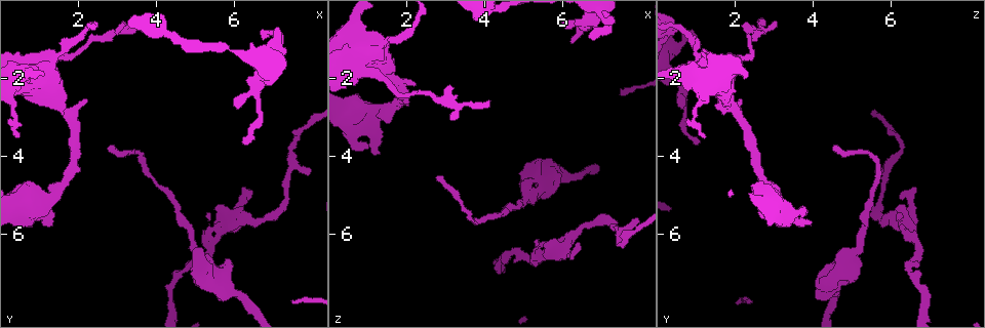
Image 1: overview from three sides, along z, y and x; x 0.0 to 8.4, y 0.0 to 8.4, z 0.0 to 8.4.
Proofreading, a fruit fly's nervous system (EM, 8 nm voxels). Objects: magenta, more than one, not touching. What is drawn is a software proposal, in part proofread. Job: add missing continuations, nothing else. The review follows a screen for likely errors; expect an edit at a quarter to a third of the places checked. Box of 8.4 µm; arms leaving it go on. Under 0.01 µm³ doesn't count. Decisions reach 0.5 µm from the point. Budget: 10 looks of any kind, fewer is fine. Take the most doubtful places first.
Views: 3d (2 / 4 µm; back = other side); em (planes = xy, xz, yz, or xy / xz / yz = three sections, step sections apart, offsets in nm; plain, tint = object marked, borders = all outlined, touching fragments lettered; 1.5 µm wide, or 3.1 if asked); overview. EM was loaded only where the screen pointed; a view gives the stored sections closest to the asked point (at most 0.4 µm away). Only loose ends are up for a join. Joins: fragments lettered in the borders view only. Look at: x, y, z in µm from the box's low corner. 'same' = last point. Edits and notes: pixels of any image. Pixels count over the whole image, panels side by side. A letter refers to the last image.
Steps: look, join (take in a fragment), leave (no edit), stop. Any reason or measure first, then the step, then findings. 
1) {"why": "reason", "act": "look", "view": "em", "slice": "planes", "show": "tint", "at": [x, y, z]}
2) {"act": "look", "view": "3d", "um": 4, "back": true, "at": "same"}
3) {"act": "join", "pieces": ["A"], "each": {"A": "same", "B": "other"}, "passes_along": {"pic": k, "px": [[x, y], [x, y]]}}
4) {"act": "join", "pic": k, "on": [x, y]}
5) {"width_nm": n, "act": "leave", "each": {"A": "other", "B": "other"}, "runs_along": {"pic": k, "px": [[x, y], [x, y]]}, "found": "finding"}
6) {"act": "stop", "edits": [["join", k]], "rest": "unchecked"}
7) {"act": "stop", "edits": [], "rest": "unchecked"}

{"act": "look", "view": "3d", "um": 2, "at": [5.55, 5.30, 6.20]}

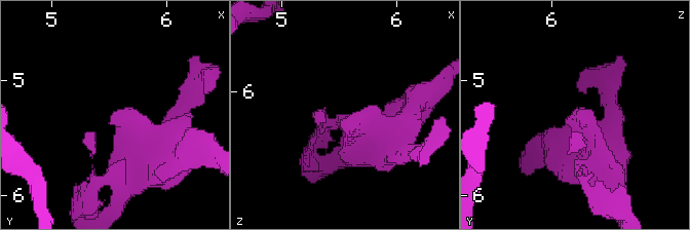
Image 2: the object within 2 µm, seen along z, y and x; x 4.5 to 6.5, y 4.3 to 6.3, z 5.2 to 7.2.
{"act": "look", "view": "em", "slice": "xy", "step": 8, "show": "borders", "at": [5.54, 5.30, 6.22]}

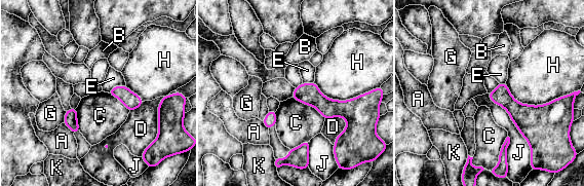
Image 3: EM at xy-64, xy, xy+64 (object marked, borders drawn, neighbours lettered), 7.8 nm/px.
{"width_nm": 90, "longest_contact_nm": ["J", 550], "act": "leave", "each": {"A": "other", "B": "other", "C": "other", "D": "other", "E": "other", "G": "other", "H": "other", "J": "other", "K": "other"}, "found": "no lettered fragment goes on from it"}

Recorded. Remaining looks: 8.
{"why": "an open end", "act": "look", "view": "3d", "um": 4, "back": true, "at": [6.70, 0.95, 1.05]}

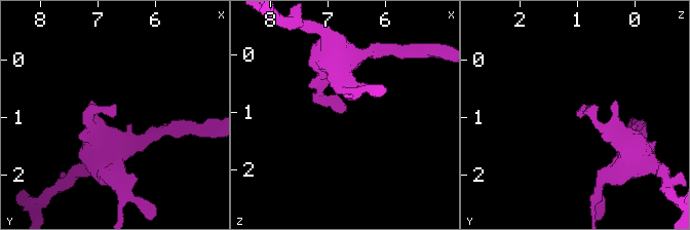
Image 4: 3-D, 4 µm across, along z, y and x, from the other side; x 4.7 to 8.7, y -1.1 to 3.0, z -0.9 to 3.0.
{"act": "look", "view": "em", "slice": "xy", "step": 4, "show": "tint", "at": [6.70, 0.95, 1.05]}

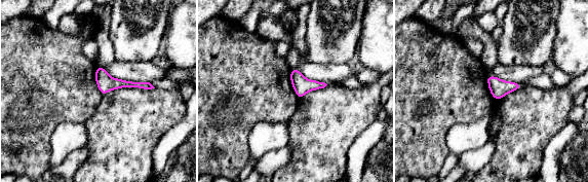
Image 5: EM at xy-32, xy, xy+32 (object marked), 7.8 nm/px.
{"act": "look", "view": "em", "slice": "planes", "show": "borders", "at": "same"}

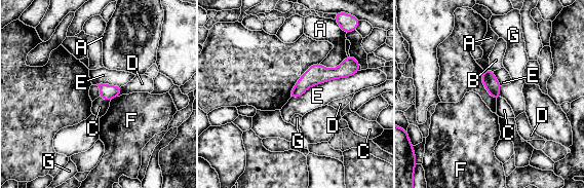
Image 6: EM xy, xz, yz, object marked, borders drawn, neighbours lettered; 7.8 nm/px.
{"longest_contact_nm": ["E", 550], "act": "leave", "each": {"A": "other", "B": "other", "C": "other", "D": "other", "E": "other", "F": "other", "G": "other"}, "border": {"pic": 6, "px": [[96, 84], [100, 96]]}, "found": "no lettered fragment goes on from it"}

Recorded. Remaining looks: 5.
{"why": "free end", "act": "look", "view": "em", "slice": "planes", "show": "borders", "at": [7.85, 4.45, 5.65]}

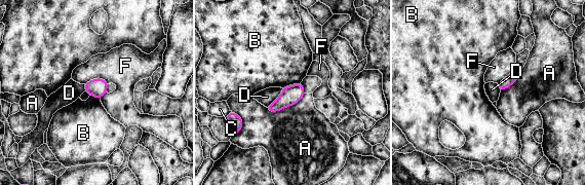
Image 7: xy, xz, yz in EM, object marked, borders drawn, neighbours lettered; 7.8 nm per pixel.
{"act": "leave", "each": {"A": "other", "B": "other", "C": "other", "D": "other", "F": "other"}, "found": "no lettered fragment goes on from it"}

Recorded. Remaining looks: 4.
{"why": "end of a long branch", "act": "look", "view": "em", "slice": "planes", "show": "plain", "at": [2.80, 3.80, 4.50]}

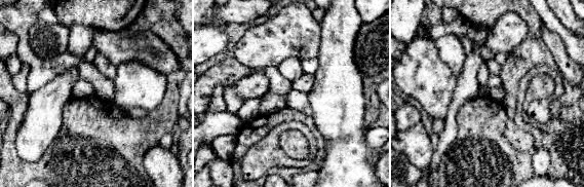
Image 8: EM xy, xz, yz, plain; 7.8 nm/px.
{"act": "look", "view": "em", "slice": "planes", "show": "borders", "at": "same"}

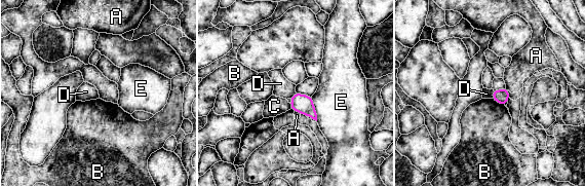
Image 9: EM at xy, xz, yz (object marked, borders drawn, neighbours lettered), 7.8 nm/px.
{"width_nm": 110, "act": "leave", "each": {"A": "other", "B": "other", "C": "other", "D": "other", "E": "other"}, "border": {"pic": 9, "px": [[492, 89], [493, 98]]}, "found": "no lettered fragment goes on from it"}

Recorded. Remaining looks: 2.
{"act": "stop", "edits": [], "rest": "unchecked"}

